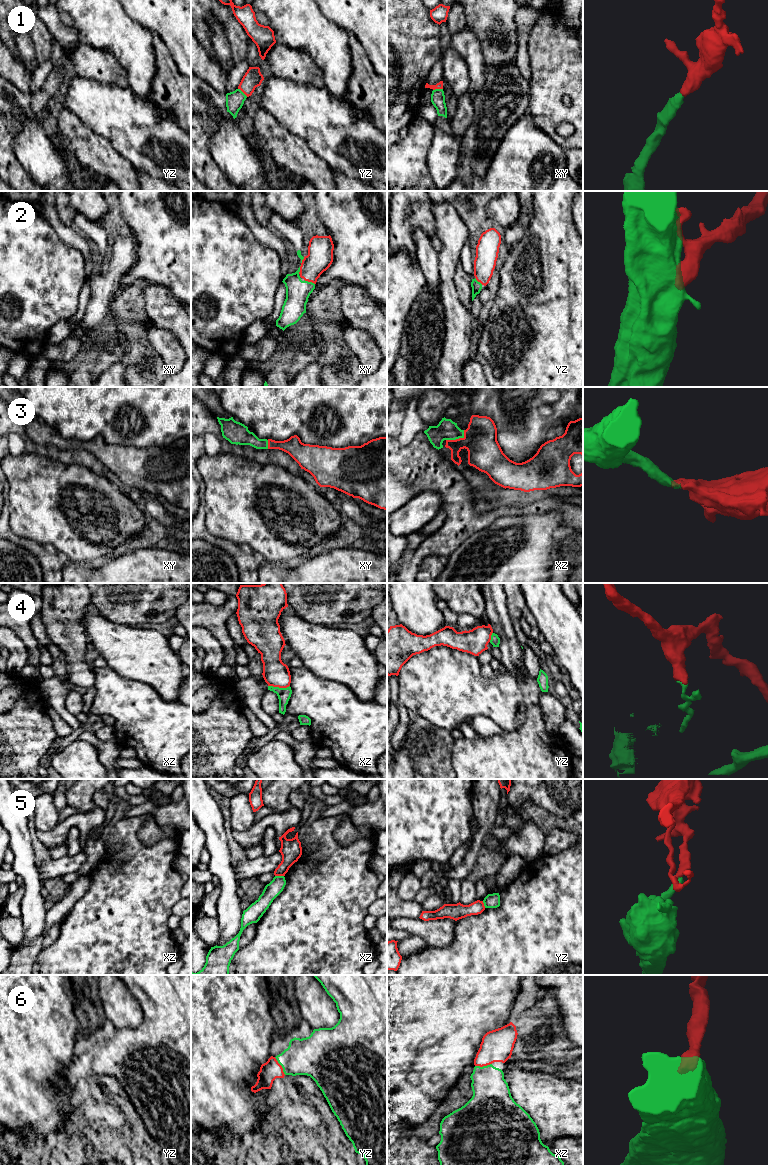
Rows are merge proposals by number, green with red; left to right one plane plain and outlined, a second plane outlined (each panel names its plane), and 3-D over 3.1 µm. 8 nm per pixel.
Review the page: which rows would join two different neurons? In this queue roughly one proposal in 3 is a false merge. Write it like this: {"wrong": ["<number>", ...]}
{"wrong": ["4", "5"]}

